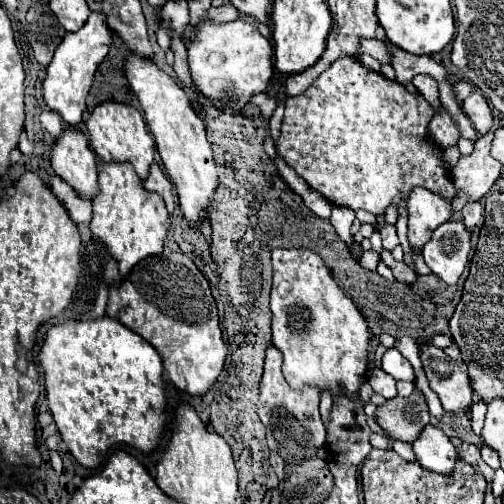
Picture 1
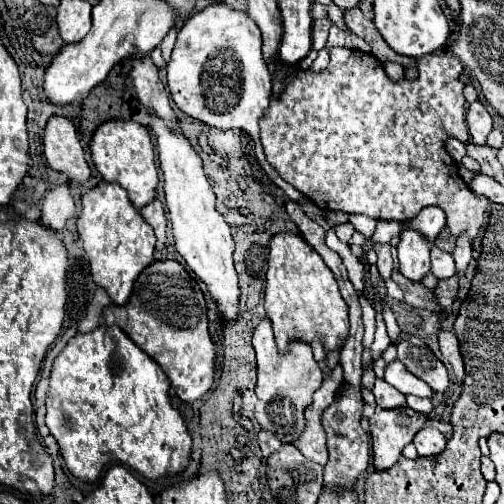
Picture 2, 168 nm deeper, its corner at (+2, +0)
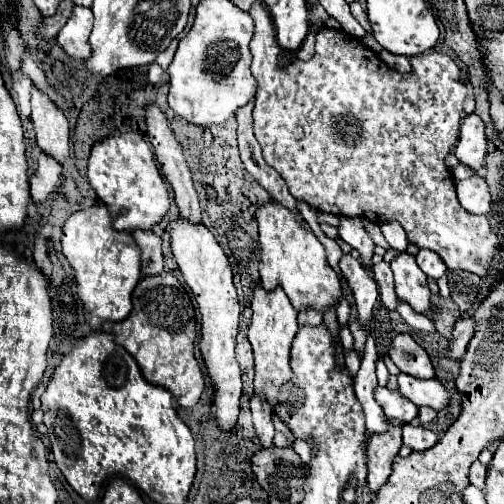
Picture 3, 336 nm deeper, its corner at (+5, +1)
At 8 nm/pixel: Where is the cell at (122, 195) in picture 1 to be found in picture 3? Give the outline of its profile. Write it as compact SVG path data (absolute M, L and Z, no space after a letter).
M98 203L70 215L62 227L62 255L74 269L76 291L96 331L104 321L124 321L132 311L132 291L140 281L140 249L130 233L116 233L106 205Z

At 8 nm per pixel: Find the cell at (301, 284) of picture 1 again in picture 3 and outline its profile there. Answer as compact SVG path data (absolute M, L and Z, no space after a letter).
M260 203L254 211L260 233L260 283L266 291L282 287L292 301L294 309L306 305L322 311L324 307L334 307L336 299L342 295L340 279L326 261L326 251L312 229L298 219L290 209L274 203Z

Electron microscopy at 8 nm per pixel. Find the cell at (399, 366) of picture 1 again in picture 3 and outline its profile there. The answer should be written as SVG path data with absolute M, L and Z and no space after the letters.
M400 373L398 385L400 385L400 393L418 407L428 405L440 411L440 409L446 409L450 403L450 393L446 391L444 383L438 377L424 381L424 379L414 379L406 373Z

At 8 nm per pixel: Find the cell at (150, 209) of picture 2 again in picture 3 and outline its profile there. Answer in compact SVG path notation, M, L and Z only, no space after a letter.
M132 231L134 241L140 247L140 275L162 275L164 273L164 259L162 259L162 241L154 231Z

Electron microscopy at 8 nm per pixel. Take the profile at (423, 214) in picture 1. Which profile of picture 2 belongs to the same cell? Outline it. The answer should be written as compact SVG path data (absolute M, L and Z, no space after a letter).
M403 230L401 242L397 244L399 250L399 270L405 278L419 282L429 272L429 238L419 230Z

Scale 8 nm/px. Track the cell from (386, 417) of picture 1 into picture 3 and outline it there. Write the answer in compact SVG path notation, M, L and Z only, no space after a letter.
M390 425L382 435L372 435L368 441L368 489L376 493L392 473L392 461L402 447L402 427Z

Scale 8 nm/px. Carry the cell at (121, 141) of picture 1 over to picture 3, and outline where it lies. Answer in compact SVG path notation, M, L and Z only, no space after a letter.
M122 133L96 143L88 159L88 181L96 191L98 201L110 209L116 231L150 231L168 215L168 185L160 175L150 143L146 143L138 133Z

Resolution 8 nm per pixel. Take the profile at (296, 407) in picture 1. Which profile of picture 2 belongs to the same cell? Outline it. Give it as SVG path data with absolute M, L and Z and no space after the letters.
M263 320L253 334L253 348L257 352L257 406L255 418L263 430L273 432L283 444L293 444L305 430L305 408L311 406L315 390L323 382L323 372L313 358L311 346L303 342L293 342L285 356L279 356L271 322Z

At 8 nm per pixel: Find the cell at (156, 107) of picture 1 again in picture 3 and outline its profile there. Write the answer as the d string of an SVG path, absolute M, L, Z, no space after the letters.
M178 217L172 223L172 253L178 263L178 269L184 275L186 285L194 293L194 299L200 309L200 355L206 365L206 373L214 387L214 417L218 427L226 433L234 431L238 413L240 413L240 397L242 397L242 379L240 365L234 355L236 333L238 333L238 313L240 303L234 287L232 267L228 257L222 253L216 237L210 233L206 225L192 225L186 219Z

